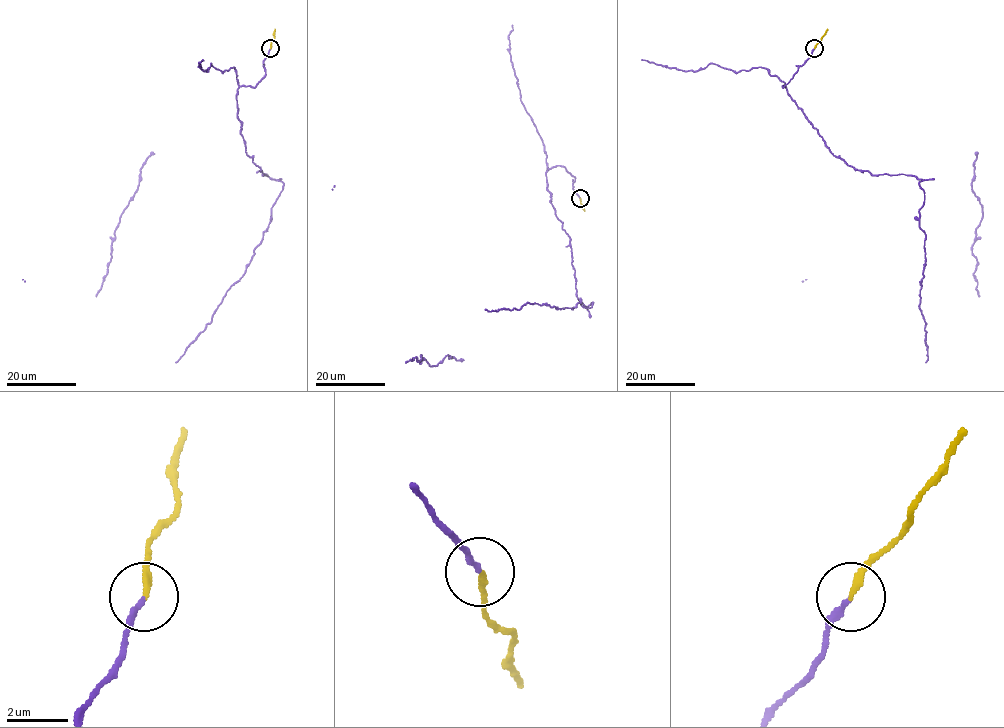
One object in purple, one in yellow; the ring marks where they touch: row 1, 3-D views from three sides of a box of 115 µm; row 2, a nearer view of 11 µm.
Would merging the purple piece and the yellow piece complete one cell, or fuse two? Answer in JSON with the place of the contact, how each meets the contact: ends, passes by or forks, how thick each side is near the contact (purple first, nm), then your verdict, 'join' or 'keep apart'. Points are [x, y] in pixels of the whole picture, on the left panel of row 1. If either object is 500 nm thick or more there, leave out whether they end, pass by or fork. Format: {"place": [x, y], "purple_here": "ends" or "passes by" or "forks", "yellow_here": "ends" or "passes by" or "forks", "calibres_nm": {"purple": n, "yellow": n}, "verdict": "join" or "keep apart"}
{"place": [270, 48], "purple_here": "ends", "yellow_here": "ends", "calibres_nm": {"purple": 180, "yellow": 200}, "verdict": "join"}

